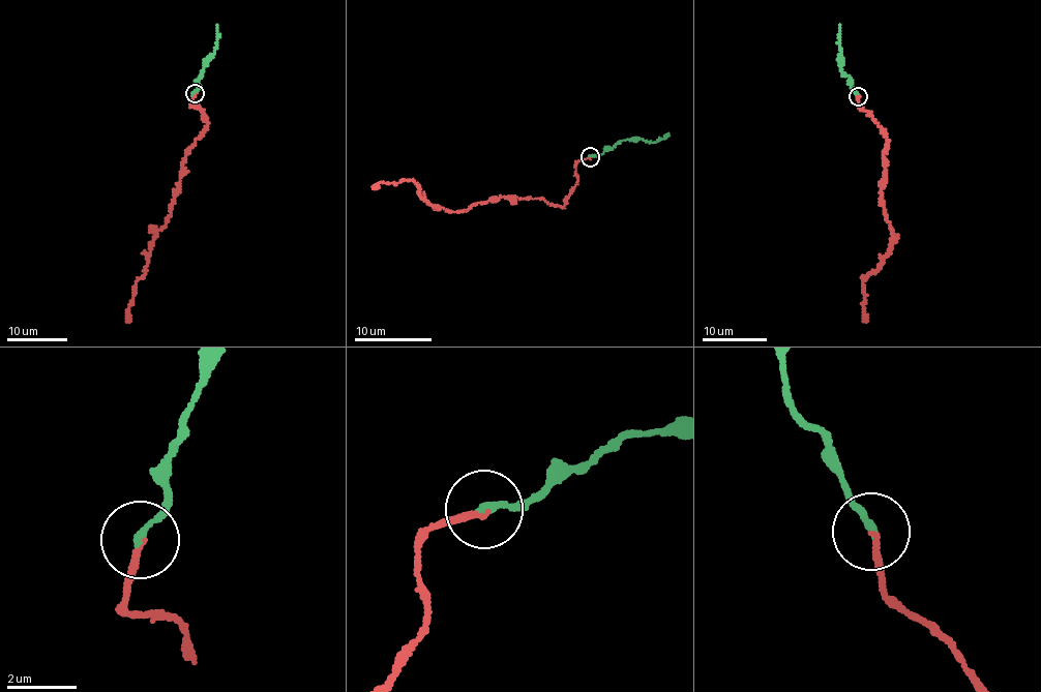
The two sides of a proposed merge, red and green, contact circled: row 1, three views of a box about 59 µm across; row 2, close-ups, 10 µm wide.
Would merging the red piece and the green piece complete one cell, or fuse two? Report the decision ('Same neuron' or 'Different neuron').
Same neuron

